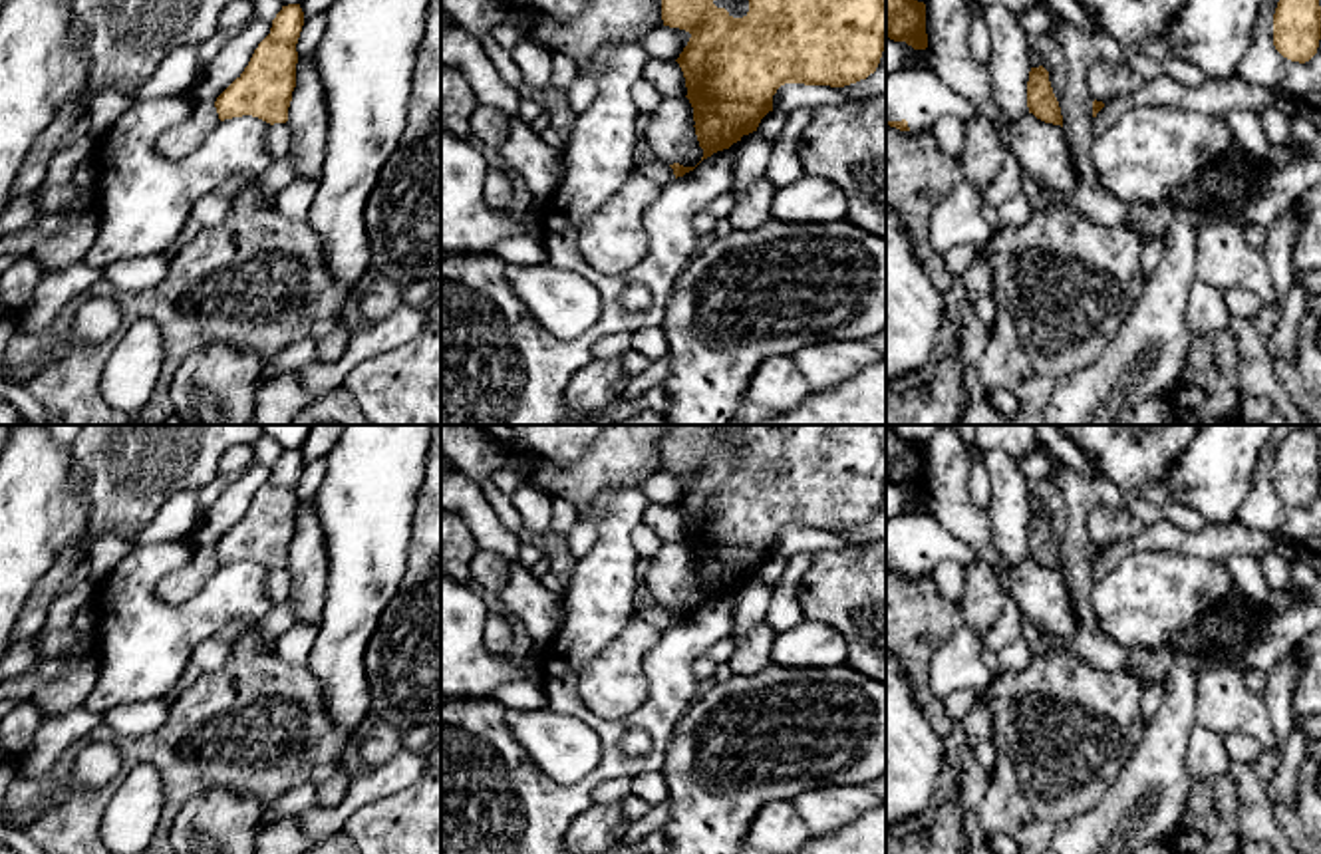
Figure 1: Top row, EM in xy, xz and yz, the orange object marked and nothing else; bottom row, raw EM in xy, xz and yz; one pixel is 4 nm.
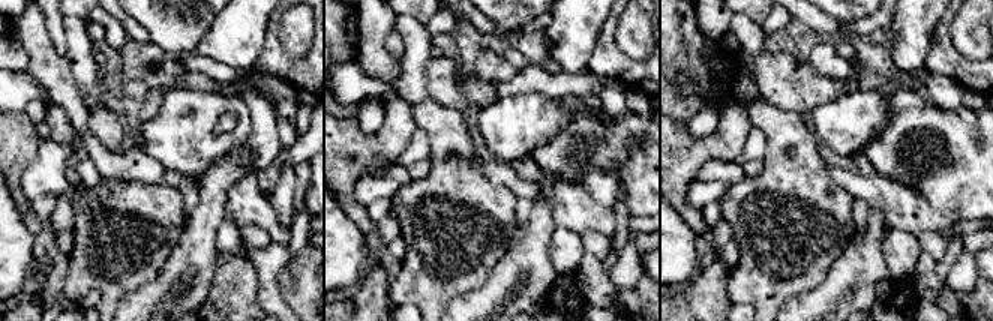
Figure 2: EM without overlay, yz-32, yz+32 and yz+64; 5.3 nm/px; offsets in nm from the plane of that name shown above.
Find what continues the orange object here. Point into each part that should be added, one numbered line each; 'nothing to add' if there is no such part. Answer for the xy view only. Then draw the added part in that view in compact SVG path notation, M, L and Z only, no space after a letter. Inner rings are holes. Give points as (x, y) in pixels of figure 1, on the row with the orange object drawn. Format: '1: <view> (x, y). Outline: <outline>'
nothing to add

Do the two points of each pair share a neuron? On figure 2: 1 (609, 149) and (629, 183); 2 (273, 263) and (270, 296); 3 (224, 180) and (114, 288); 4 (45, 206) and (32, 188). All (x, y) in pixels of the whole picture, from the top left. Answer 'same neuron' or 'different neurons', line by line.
1: same neuron
2: same neuron
3: different neurons
4: different neurons

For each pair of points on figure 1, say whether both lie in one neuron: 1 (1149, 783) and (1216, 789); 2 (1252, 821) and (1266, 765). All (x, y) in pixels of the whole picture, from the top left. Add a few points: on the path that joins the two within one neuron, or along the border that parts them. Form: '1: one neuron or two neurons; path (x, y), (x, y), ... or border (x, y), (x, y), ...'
1: two neurons; border (1192, 781), (1186, 809), (1174, 831)
2: one neuron; path (1254, 807), (1254, 779)

